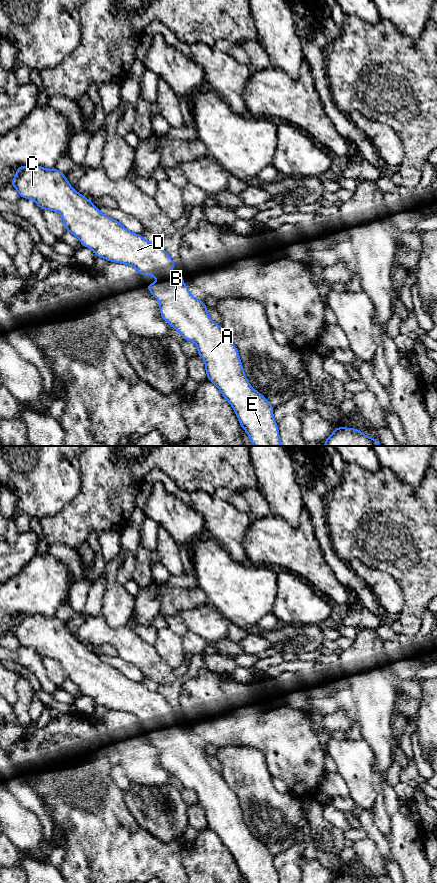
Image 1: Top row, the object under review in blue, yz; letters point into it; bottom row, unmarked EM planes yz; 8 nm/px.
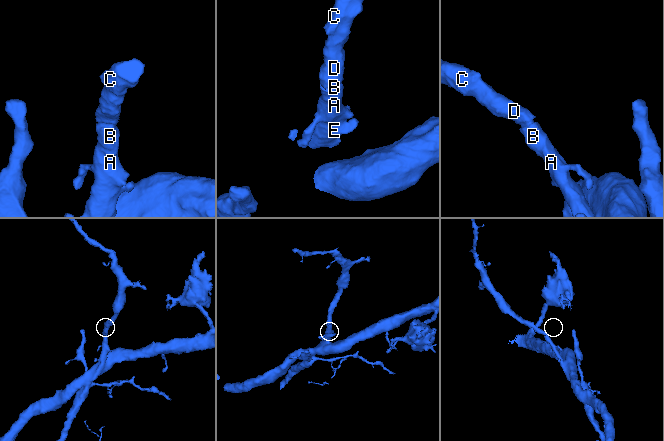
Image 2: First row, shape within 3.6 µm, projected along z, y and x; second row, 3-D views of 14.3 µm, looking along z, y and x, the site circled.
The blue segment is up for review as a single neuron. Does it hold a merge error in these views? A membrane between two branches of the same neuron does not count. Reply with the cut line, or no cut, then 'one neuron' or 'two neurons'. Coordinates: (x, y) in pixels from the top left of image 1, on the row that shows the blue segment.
cut none; one neuron

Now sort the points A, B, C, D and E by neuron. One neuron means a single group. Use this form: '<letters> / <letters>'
A B C D E

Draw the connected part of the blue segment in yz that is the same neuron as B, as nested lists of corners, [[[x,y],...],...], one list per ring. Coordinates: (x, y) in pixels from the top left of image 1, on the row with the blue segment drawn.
[[[20,166],[11,185],[21,198],[34,200],[44,210],[58,212],[66,231],[76,236],[83,247],[92,249],[96,257],[135,267],[139,274],[145,276],[154,276],[157,281],[147,285],[147,289],[158,300],[162,318],[181,334],[182,339],[196,344],[198,355],[205,362],[207,379],[217,386],[221,395],[232,406],[240,426],[246,431],[253,446],[282,446],[273,416],[274,407],[250,385],[236,346],[223,328],[210,318],[206,304],[190,293],[183,282],[184,275],[169,277],[175,263],[160,245],[150,243],[140,234],[129,231],[117,220],[104,215],[75,190],[57,168]]]

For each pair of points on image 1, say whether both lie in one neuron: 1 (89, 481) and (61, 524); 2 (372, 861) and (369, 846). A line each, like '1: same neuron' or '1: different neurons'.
1: same neuron
2: same neuron

